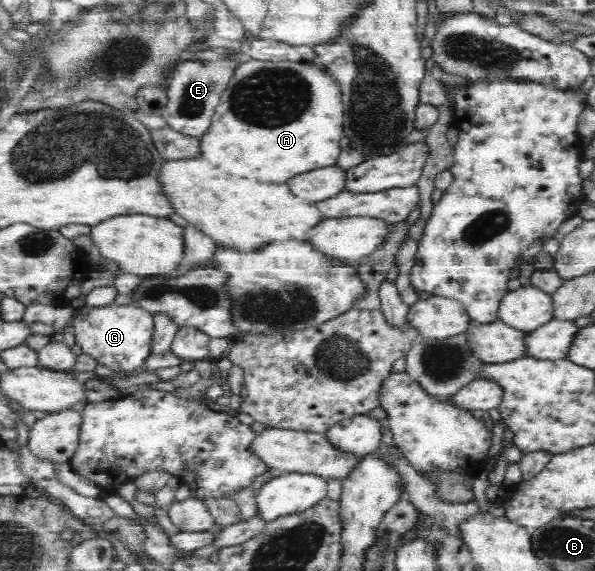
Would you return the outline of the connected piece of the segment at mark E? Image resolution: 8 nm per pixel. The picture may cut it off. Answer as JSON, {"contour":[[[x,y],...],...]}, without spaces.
{"contour":[[[234,55],[224,60],[207,61],[204,64],[184,62],[182,66],[178,66],[178,70],[174,72],[174,78],[170,80],[170,88],[167,90],[168,104],[160,111],[167,126],[190,136],[204,136],[210,130],[214,113],[231,79],[233,68],[242,58],[241,55]]]}

